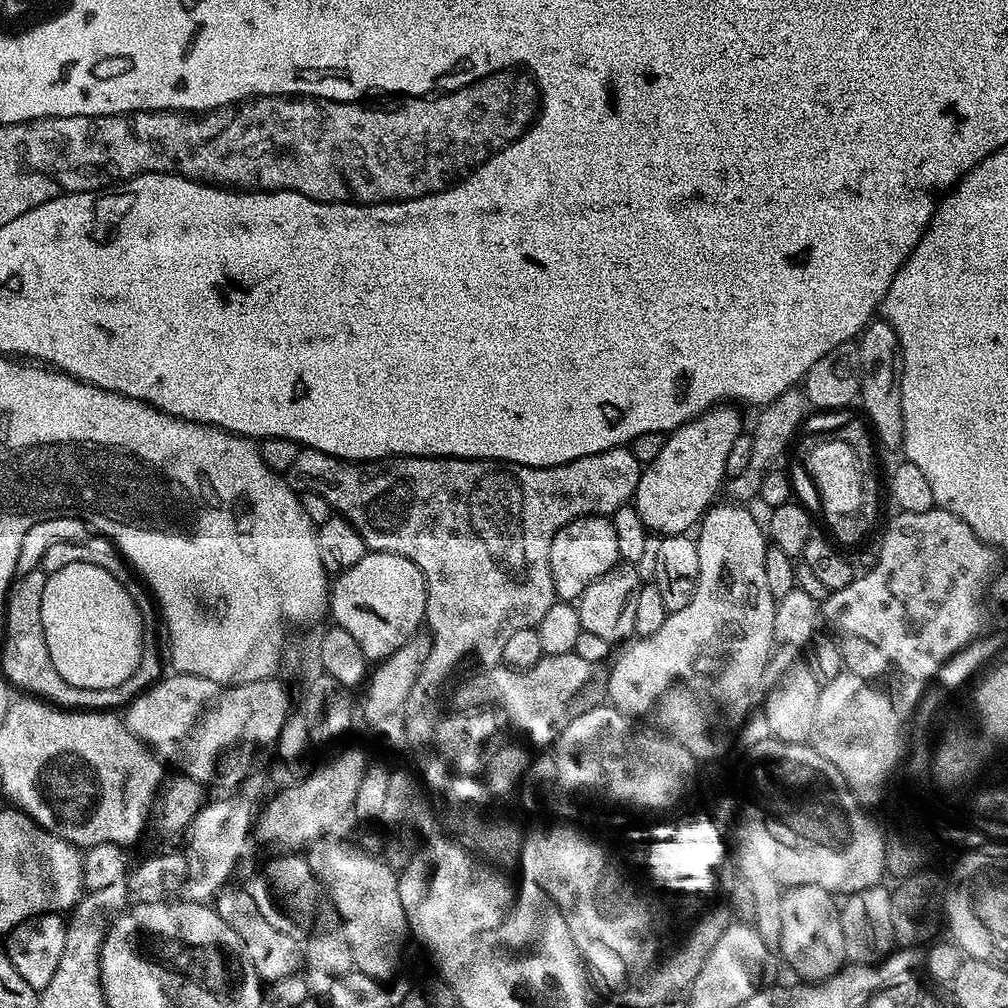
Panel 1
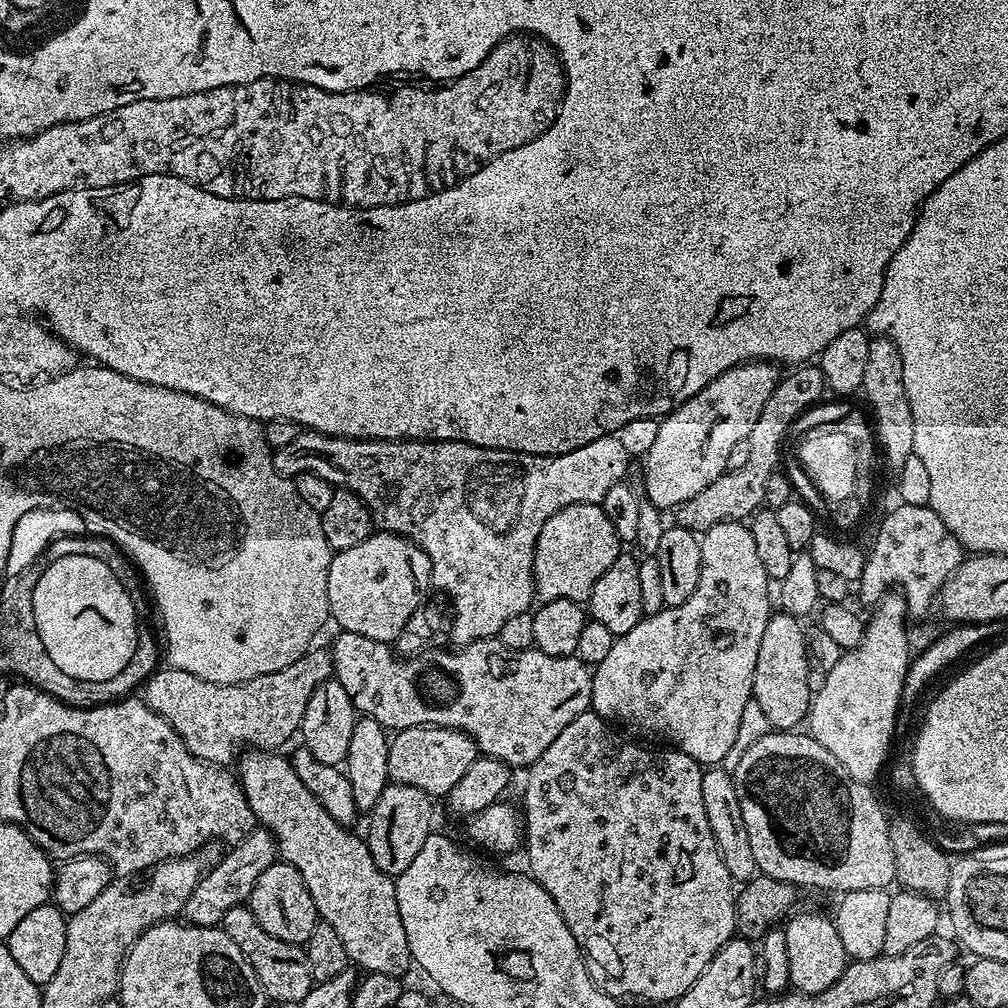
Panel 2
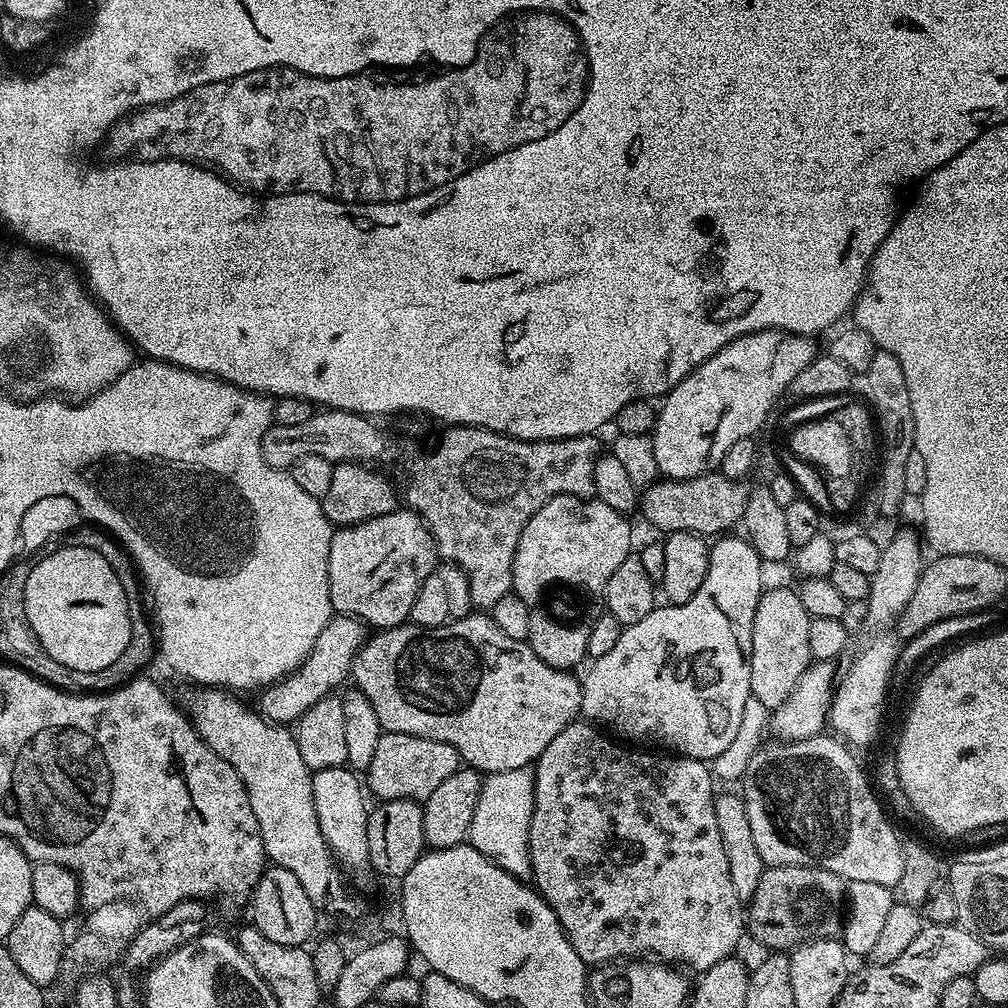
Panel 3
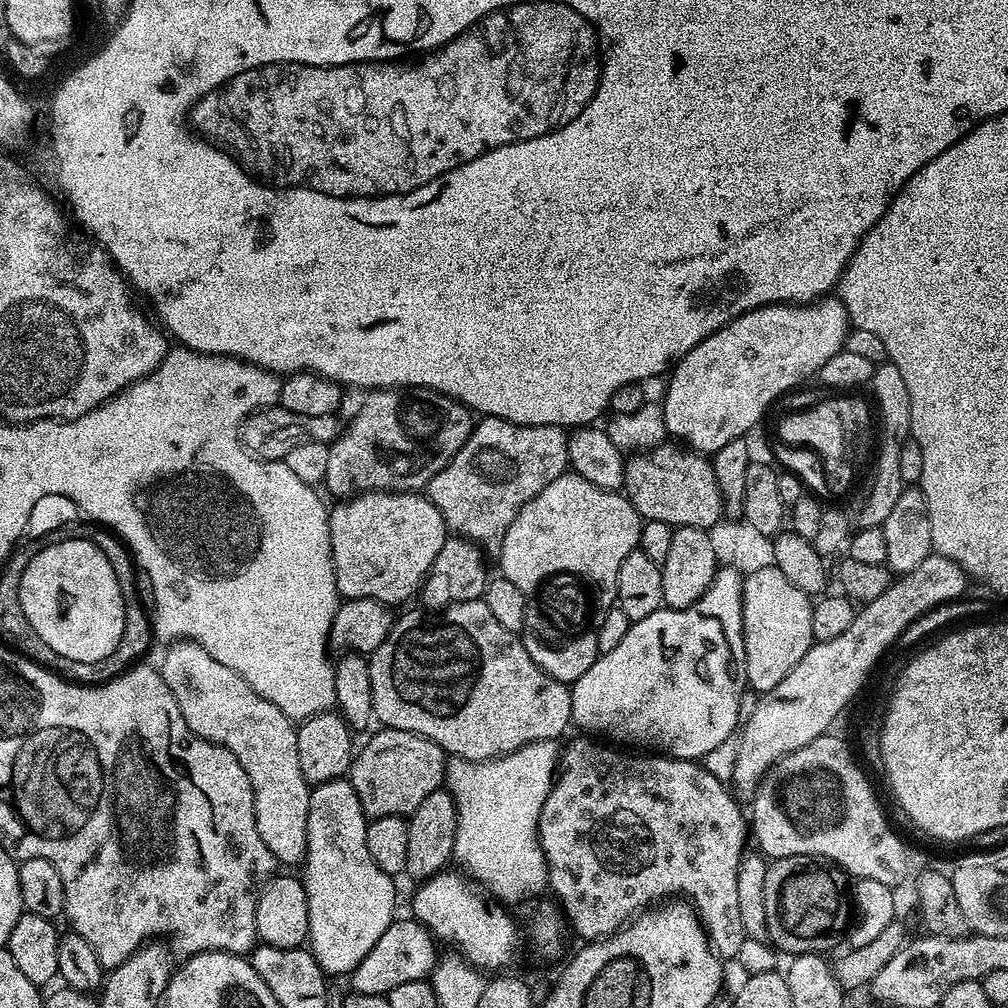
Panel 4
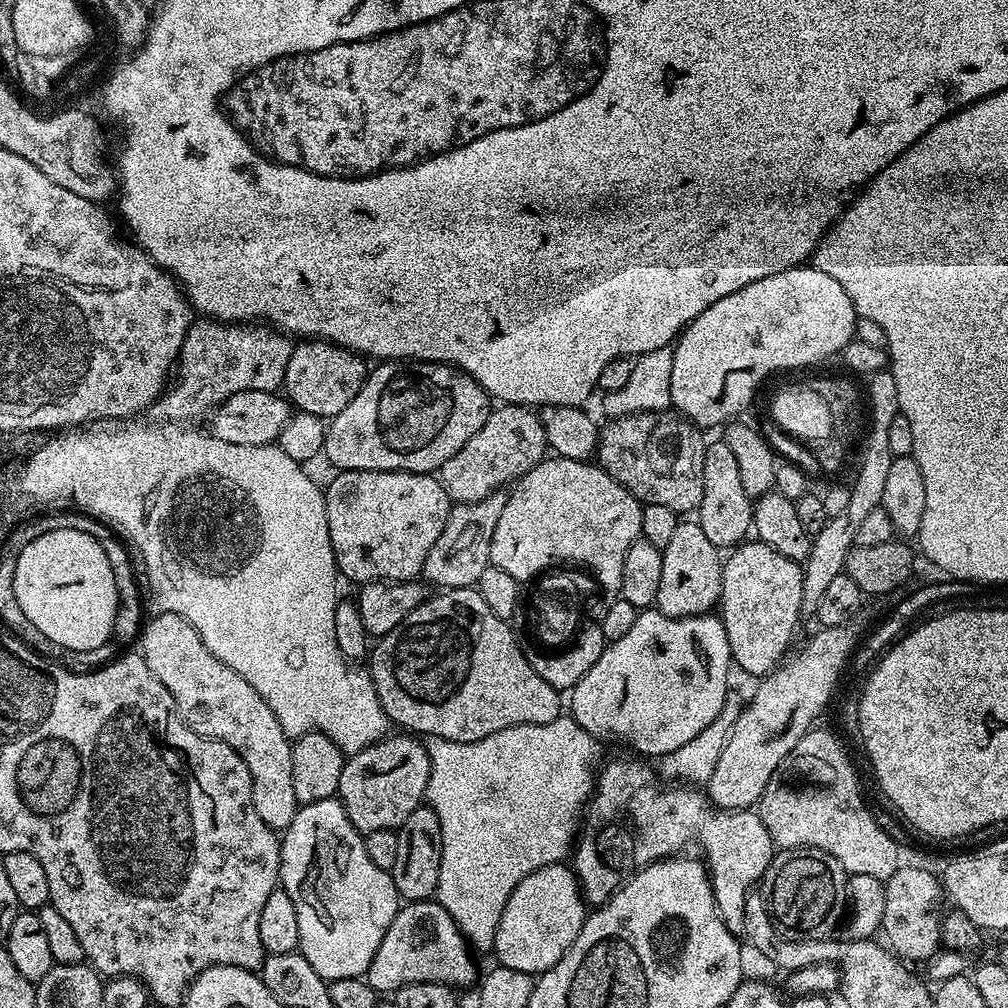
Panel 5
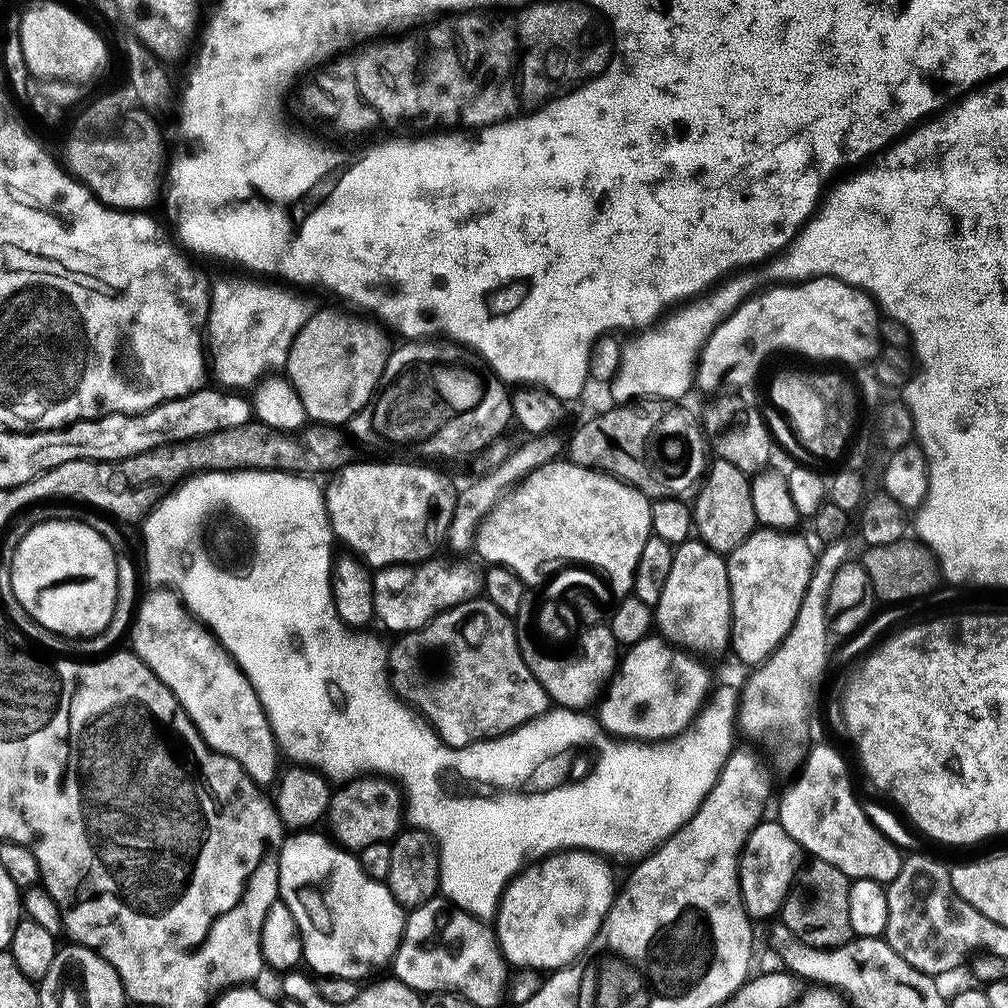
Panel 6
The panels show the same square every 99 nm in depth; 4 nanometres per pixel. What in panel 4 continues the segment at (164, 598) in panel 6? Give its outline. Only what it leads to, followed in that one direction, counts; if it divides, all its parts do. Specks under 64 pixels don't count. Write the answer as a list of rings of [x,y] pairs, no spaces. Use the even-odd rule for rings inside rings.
[[[177,640],[167,645],[168,653],[158,671],[186,718],[195,736],[222,746],[242,762],[246,778],[254,790],[254,810],[258,834],[281,865],[303,861],[306,854],[306,818],[310,785],[298,762],[297,725],[272,700],[259,696],[230,666],[222,666],[193,640]]]

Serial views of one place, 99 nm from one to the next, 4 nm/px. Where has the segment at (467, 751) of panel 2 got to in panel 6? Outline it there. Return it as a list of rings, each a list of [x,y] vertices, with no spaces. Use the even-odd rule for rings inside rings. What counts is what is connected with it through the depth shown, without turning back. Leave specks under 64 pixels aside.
[[[364,774],[339,785],[331,793],[326,813],[326,824],[332,827],[335,843],[349,850],[391,841],[401,831],[402,792],[391,779],[376,774]]]

